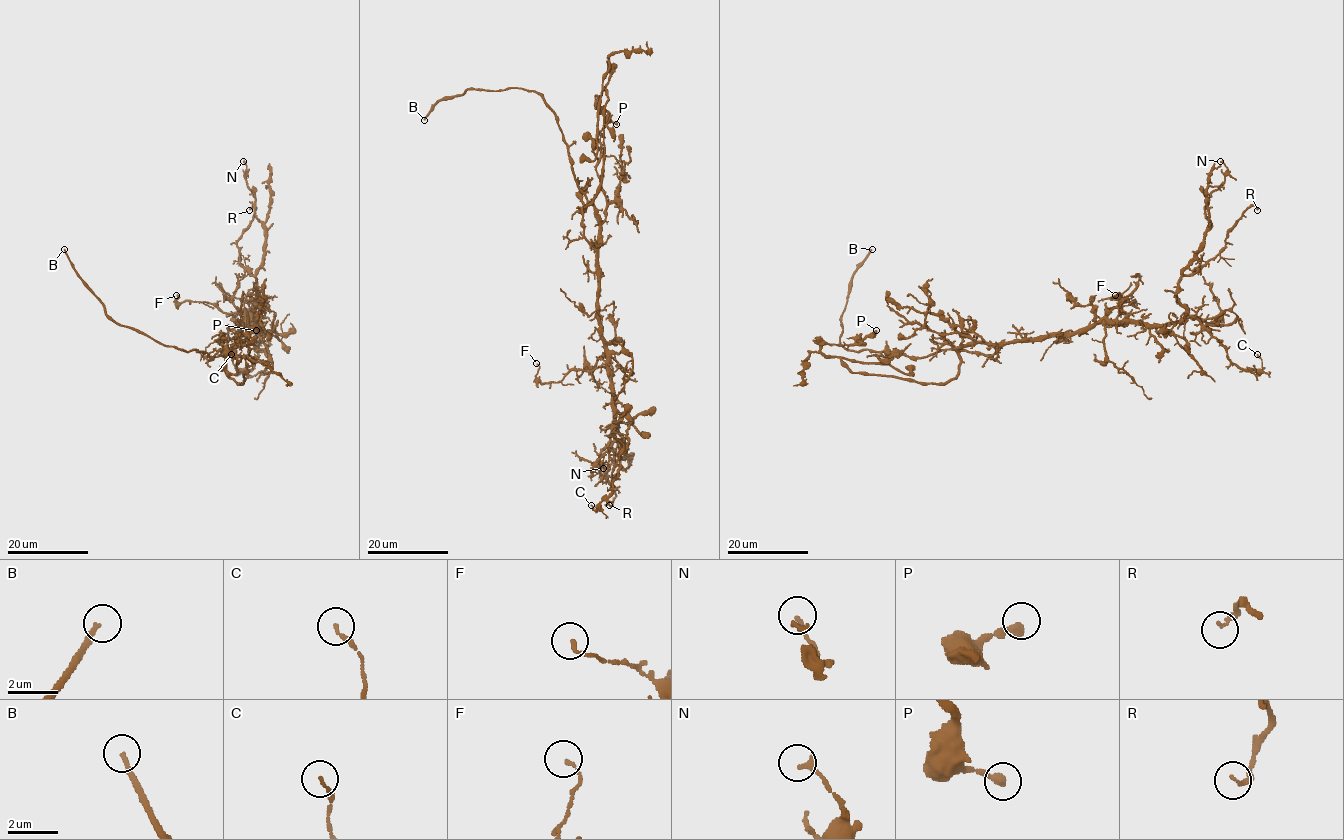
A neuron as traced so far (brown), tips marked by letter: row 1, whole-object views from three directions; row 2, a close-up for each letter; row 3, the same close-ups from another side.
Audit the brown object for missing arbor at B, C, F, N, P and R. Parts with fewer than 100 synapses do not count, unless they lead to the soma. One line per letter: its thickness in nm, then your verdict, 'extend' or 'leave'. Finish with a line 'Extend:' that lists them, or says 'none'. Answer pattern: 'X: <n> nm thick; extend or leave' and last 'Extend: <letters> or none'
B: 190 nm thick; extend
C: 120 nm thick; leave
F: 150 nm thick; leave
N: 200 nm thick; leave
P: 280 nm thick; leave
R: 180 nm thick; leave
Extend: B

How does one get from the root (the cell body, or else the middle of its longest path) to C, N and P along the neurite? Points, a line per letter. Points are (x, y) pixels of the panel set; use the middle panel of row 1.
C: (598, 262), (599, 335), (608, 362), (619, 470), (611, 493), (596, 510), (591, 505)
N: (598, 262), (612, 433), (616, 425), (625, 448), (620, 458), (614, 453), (606, 475), (603, 468)
P: (598, 262), (598, 215), (585, 208), (600, 182), (609, 68), (599, 104), (616, 124)

